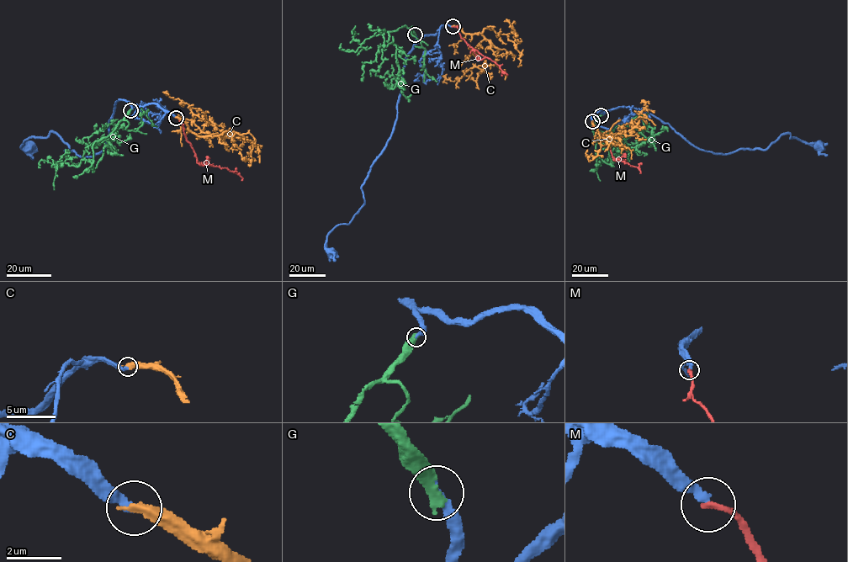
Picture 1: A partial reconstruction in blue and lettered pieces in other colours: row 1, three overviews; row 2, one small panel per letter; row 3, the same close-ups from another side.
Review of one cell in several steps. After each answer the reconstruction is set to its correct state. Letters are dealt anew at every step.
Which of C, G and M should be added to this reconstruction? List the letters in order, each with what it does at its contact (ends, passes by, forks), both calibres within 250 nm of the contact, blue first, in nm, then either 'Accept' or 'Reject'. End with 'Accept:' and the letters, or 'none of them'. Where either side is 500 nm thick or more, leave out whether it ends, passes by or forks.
C: It ends there. Thickness 320 nm (blue) against 460 nm. Accept
G: It ends there. Thickness 280 nm (blue) against 400 nm. Reject
M: It ends there. Thickness 300 nm (blue) against 220 nm. Reject
Accept: C

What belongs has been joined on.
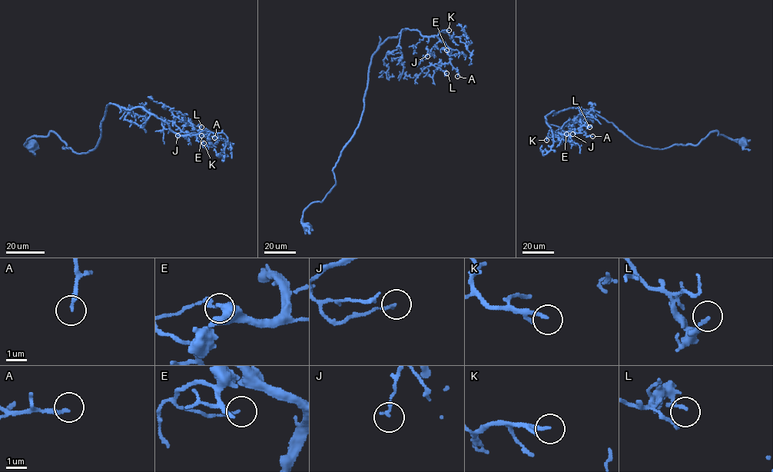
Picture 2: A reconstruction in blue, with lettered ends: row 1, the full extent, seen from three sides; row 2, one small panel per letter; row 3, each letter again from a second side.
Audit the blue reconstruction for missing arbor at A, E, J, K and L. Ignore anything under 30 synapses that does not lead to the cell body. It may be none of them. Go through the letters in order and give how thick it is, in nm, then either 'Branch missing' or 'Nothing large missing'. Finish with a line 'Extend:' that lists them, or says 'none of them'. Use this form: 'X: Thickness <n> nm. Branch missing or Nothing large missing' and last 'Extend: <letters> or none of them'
A: Thickness 190 nm. Nothing large missing
E: Thickness 130 nm. Nothing large missing
J: Thickness 150 nm. Nothing large missing
K: Thickness 130 nm. Branch missing
L: Thickness 150 nm. Nothing large missing
Extend: K

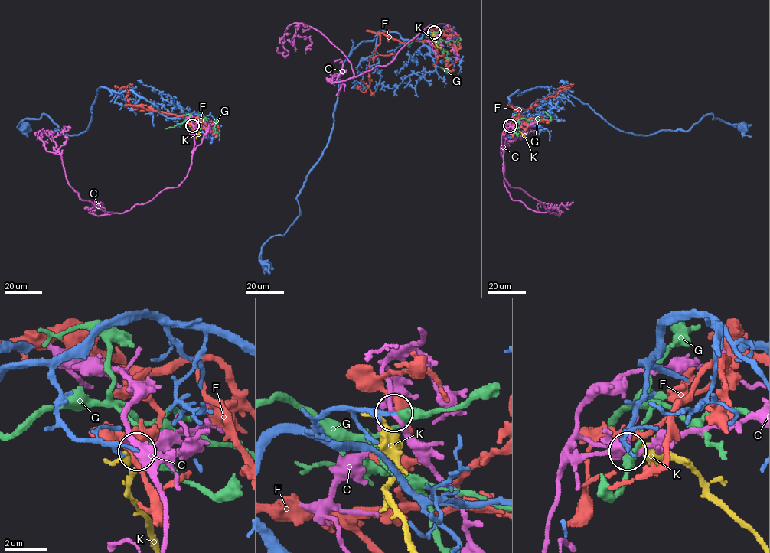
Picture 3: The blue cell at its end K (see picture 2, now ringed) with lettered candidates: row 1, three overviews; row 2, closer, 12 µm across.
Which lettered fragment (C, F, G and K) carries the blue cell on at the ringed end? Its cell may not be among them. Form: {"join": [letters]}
{"join": []}

